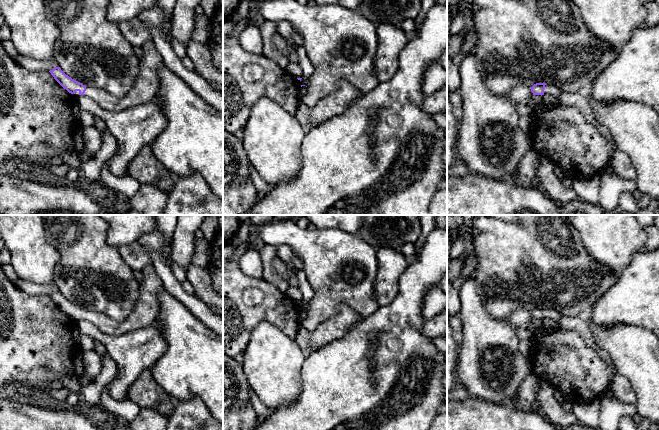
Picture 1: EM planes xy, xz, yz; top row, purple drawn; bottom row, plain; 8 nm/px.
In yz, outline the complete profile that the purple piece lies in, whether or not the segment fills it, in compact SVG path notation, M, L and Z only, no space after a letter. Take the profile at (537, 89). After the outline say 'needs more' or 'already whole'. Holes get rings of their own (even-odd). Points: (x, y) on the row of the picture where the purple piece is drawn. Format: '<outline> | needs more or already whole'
M536 83L531 87L531 91L533 95L545 95L549 94L553 97L556 97L559 99L559 93L555 89L554 85L546 84L546 83Z | needs more

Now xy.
M151 40L144 42L140 47L142 57L139 60L139 75L131 90L123 97L114 96L104 89L86 87L66 75L60 67L55 67L49 72L69 93L85 95L104 110L120 112L152 101L160 87L159 71L164 61Z | needs more

